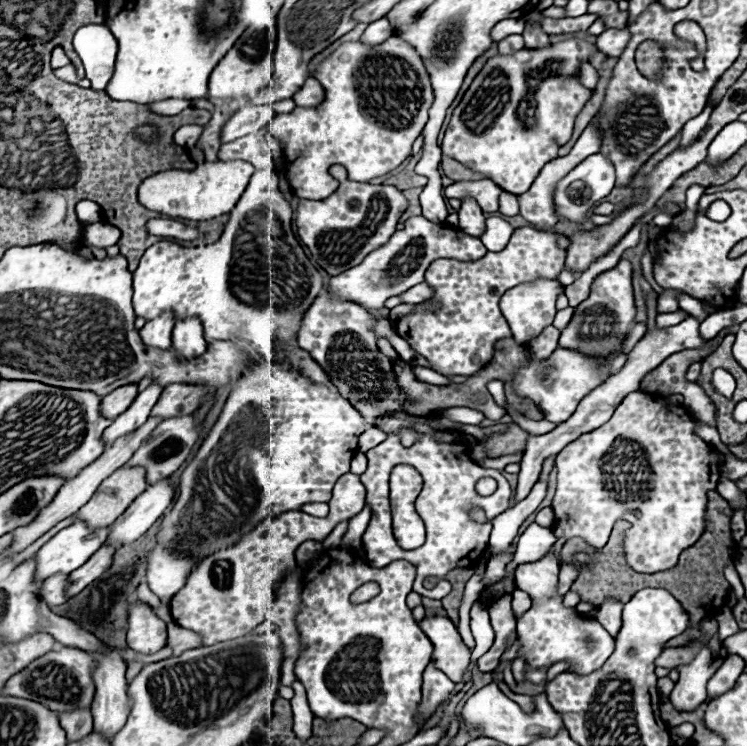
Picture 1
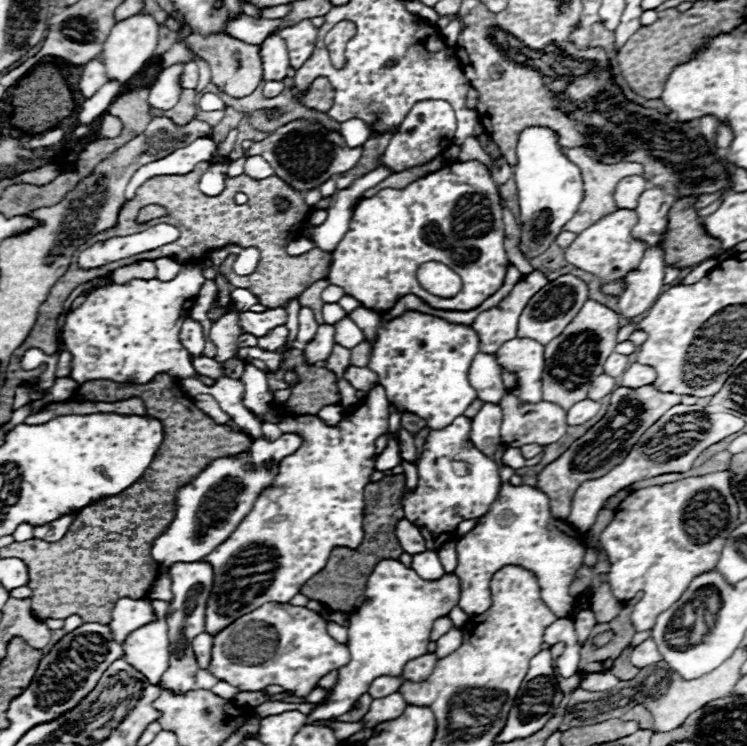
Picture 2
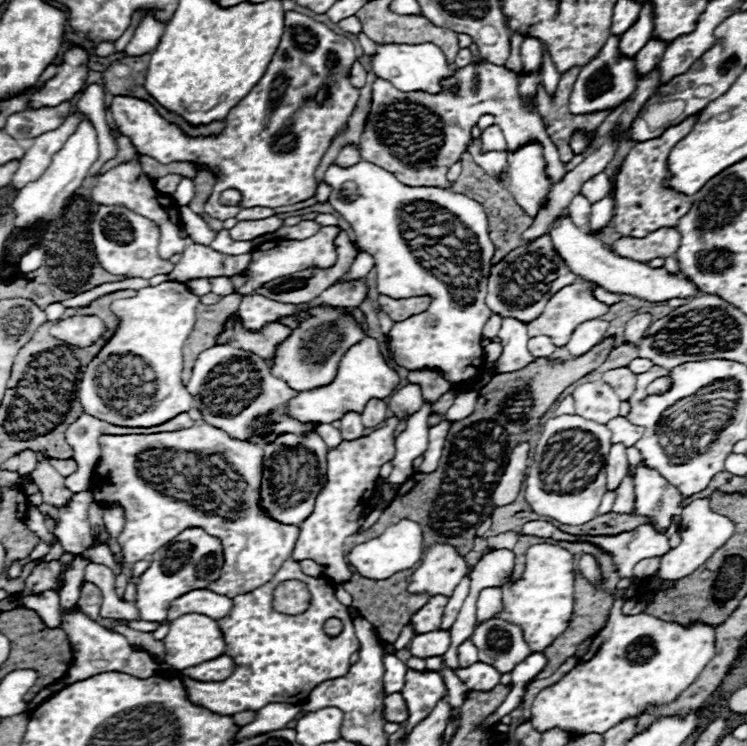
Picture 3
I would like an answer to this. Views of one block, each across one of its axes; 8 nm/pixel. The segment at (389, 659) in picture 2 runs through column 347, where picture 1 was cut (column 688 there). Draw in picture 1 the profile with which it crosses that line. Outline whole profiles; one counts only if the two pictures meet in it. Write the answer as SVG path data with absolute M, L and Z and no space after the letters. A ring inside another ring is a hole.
M714 636L708 646L698 650L696 658L688 666L678 666L680 680L670 694L670 702L678 712L692 712L706 700L706 682L724 658L726 648L718 642L718 636Z

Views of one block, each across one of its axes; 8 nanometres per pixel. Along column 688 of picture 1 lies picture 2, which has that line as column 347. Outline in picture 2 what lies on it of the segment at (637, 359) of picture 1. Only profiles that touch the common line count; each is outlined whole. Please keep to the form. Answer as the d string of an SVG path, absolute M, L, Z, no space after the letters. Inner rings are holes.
M342 318L334 324L336 328L336 344L344 346L344 348L354 348L360 342L364 342L365 337L362 330L350 320L350 318Z

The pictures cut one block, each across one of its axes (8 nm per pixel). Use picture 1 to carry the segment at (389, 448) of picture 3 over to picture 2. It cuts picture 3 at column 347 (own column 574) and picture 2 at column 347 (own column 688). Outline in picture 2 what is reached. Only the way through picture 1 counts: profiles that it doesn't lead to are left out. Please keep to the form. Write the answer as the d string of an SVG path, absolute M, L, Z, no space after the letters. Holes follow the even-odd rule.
M374 386L354 410L344 414L338 428L328 428L318 420L318 416L297 416L296 419L295 415L285 416L278 426L283 433L302 436L302 446L282 460L280 474L274 484L262 492L262 496L254 502L254 508L234 530L234 534L226 542L222 542L222 546L214 548L208 556L210 564L214 566L214 588L206 606L206 632L212 636L218 634L218 630L224 630L242 614L248 614L266 602L290 602L300 592L304 582L326 566L326 560L330 558L334 546L356 548L364 538L364 486L370 482L370 474L376 470L374 462L378 454L374 442L378 436L388 432L388 398L384 394L384 388ZM248 546L268 548L278 562L278 568L272 572L272 580L268 580L268 586L264 588L262 574L248 574L248 568L232 568L232 560Z

